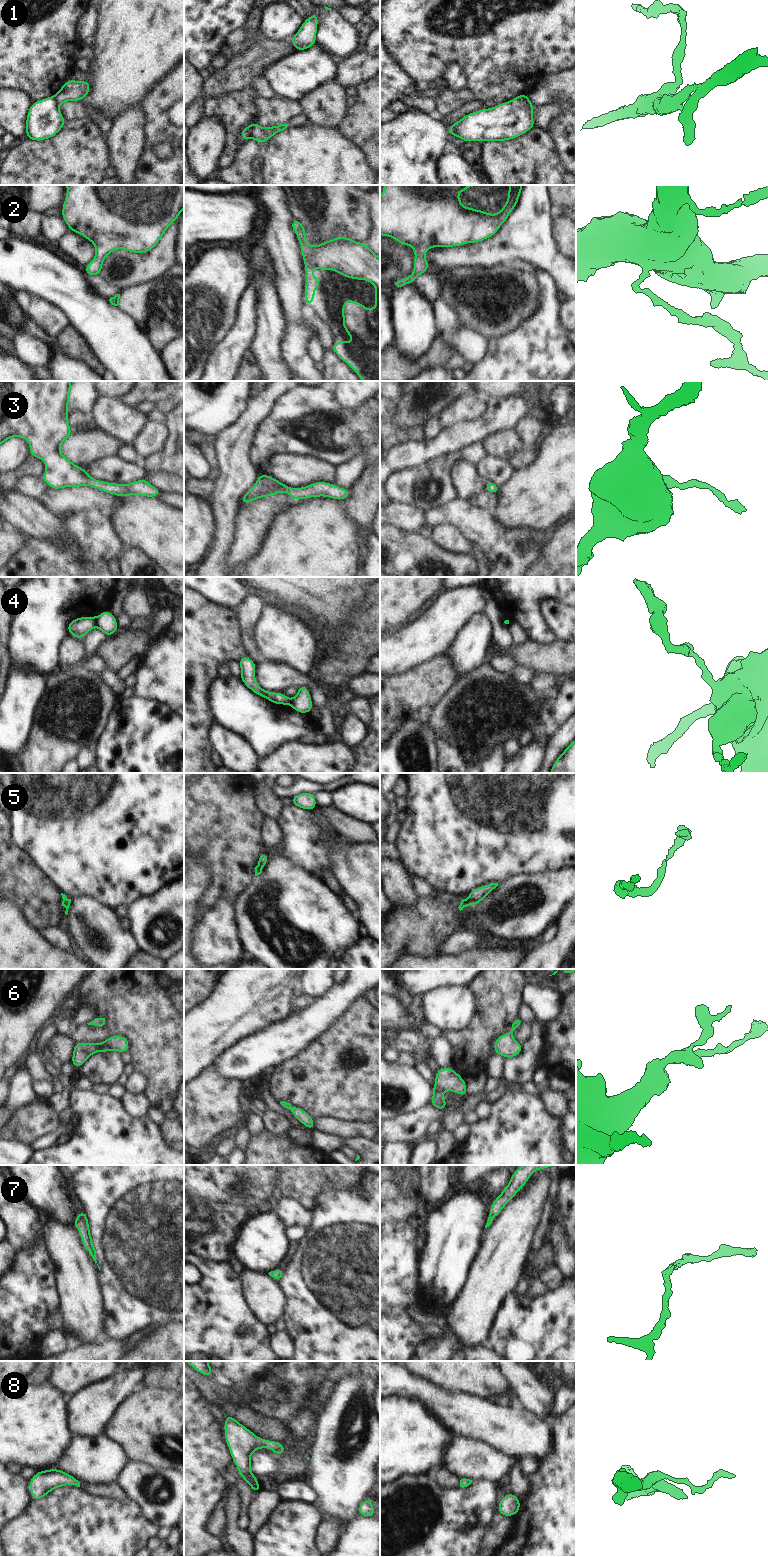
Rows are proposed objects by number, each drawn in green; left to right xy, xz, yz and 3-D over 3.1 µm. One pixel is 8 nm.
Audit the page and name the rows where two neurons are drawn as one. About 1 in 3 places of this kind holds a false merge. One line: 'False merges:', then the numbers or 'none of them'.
False merges: 1, 4

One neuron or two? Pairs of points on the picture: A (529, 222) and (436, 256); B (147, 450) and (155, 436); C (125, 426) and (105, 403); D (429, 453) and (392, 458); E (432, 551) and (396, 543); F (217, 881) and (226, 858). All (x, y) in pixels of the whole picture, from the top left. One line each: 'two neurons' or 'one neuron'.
A: one neuron
B: one neuron
C: one neuron
D: one neuron
E: one neuron
F: one neuron

